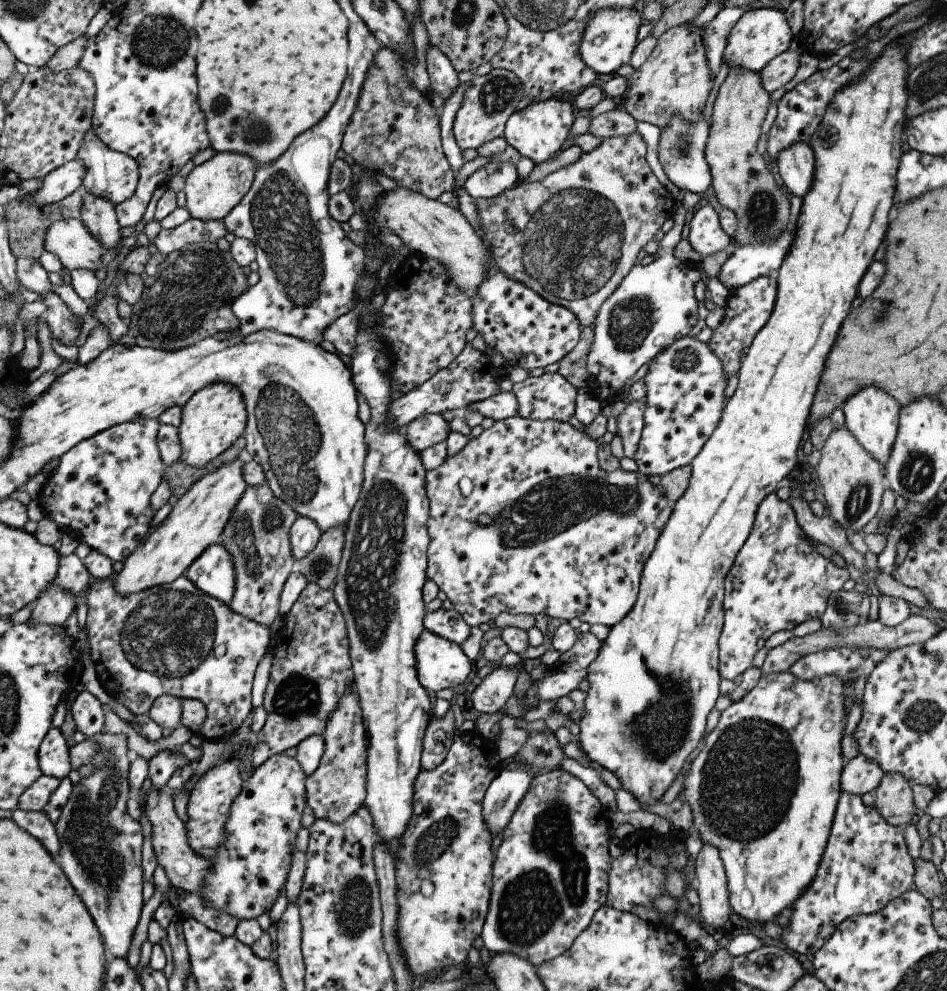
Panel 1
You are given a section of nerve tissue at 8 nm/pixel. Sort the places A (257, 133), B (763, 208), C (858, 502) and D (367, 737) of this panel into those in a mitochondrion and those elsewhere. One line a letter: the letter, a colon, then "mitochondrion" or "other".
A: mitochondrion
B: mitochondrion
C: mitochondrion
D: other

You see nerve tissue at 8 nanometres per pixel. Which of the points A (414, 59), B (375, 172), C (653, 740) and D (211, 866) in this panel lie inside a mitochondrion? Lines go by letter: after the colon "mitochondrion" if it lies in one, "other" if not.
A: other
B: other
C: mitochondrion
D: other

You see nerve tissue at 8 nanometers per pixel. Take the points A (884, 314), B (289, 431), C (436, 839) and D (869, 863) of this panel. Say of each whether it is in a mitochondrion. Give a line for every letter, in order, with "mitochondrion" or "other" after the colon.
A: mitochondrion
B: mitochondrion
C: mitochondrion
D: mitochondrion

